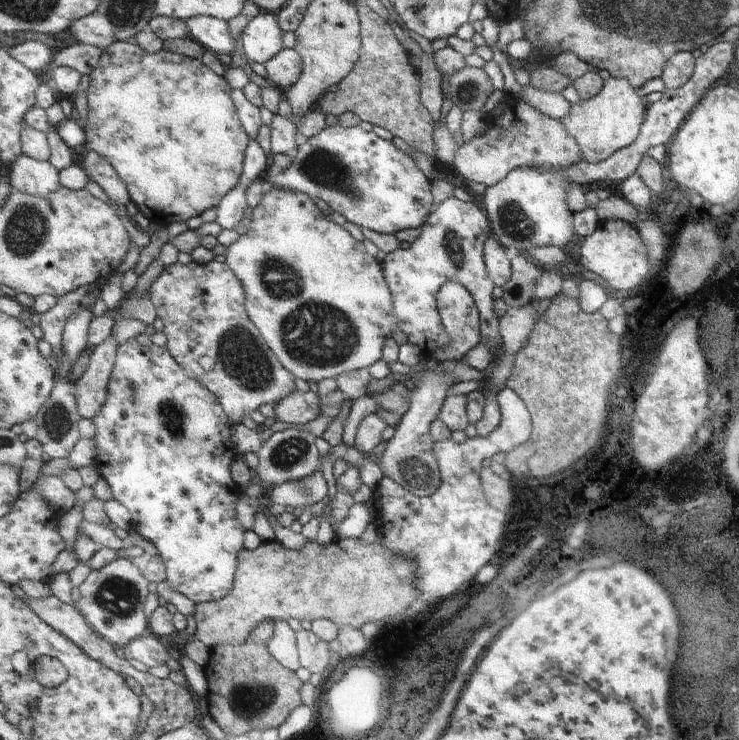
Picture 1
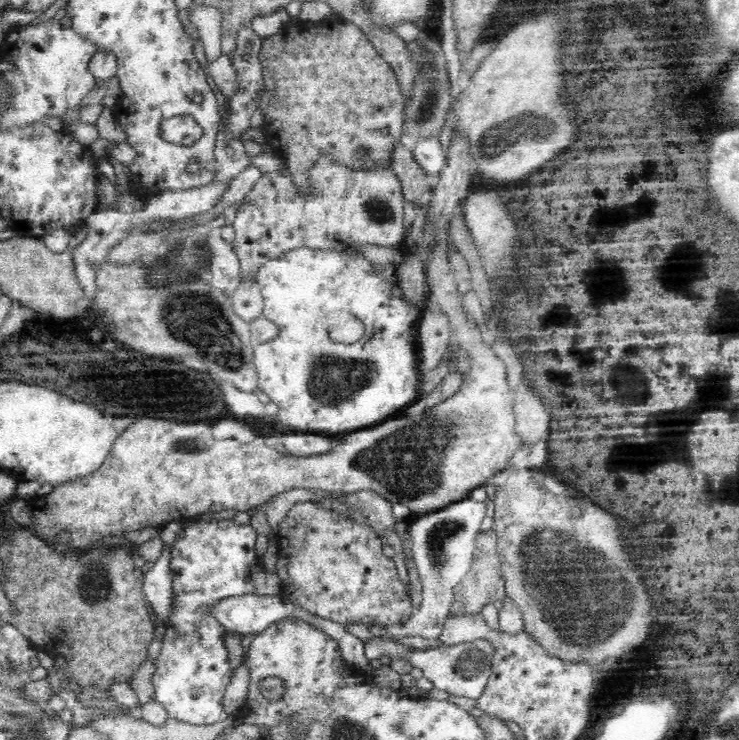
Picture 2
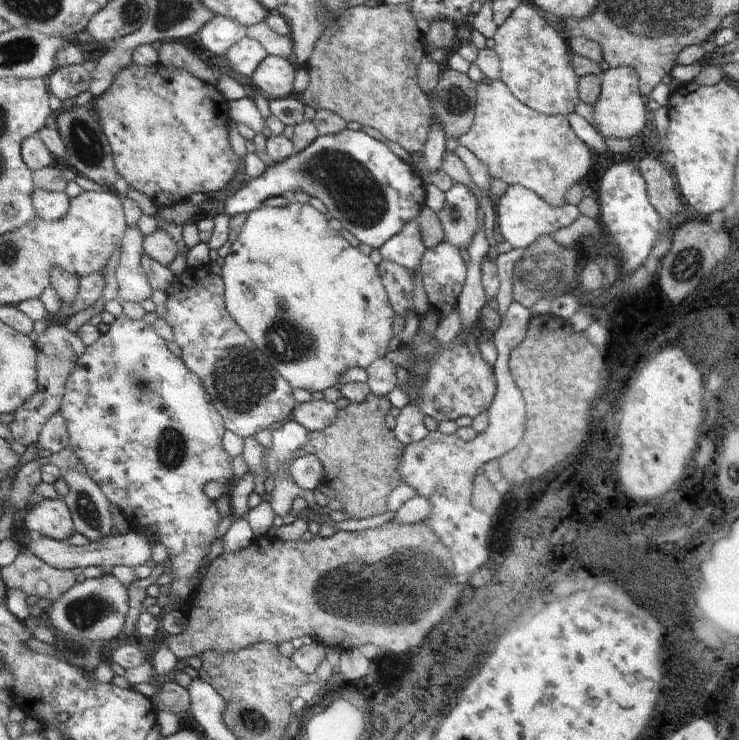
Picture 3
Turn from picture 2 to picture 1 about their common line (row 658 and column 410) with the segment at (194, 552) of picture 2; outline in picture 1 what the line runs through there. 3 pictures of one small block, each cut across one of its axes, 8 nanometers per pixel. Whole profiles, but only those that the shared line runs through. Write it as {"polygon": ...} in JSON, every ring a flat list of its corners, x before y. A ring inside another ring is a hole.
{"polygon":[[341,124,331,125,327,127,323,132,320,132,317,136,311,137,310,139,301,140,297,151,292,155,291,166,287,170,270,170,265,178,267,182,271,184,271,187,279,187,290,191,298,190,307,193,312,199,319,197,324,200,328,206,342,214,347,221,369,228,381,234,393,234,402,231,403,229,421,229,422,226,432,216,433,210,437,204,434,199,432,182,421,172,421,169,417,166,415,159,412,156,404,154,399,148,395,148,392,141,379,138,373,131,365,131,361,127,346,127]]}

